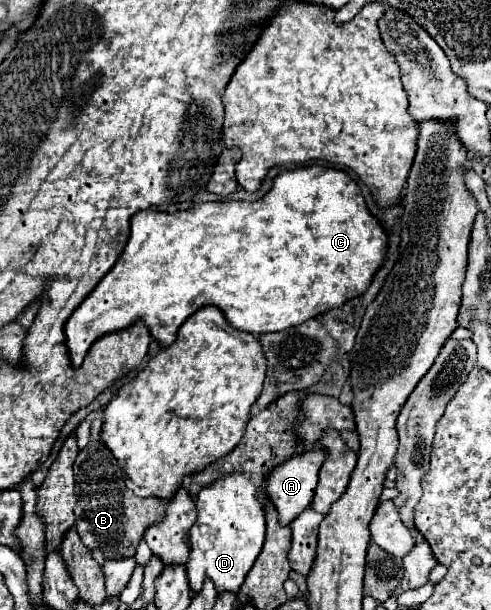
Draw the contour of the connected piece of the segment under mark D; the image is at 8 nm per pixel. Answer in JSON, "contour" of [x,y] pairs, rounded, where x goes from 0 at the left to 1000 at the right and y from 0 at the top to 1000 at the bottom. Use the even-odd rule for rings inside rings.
{"contour":[[[462,777],[458,784],[446,784],[438,793],[405,807],[401,839],[405,839],[405,849],[389,866],[389,908],[385,908],[385,921],[377,925],[385,964],[393,974],[405,974],[413,964],[413,954],[426,948],[438,957],[446,974],[450,970],[483,974],[503,938],[519,925],[540,885],[540,839],[523,820],[523,797],[511,790],[511,780],[503,777]]]}

